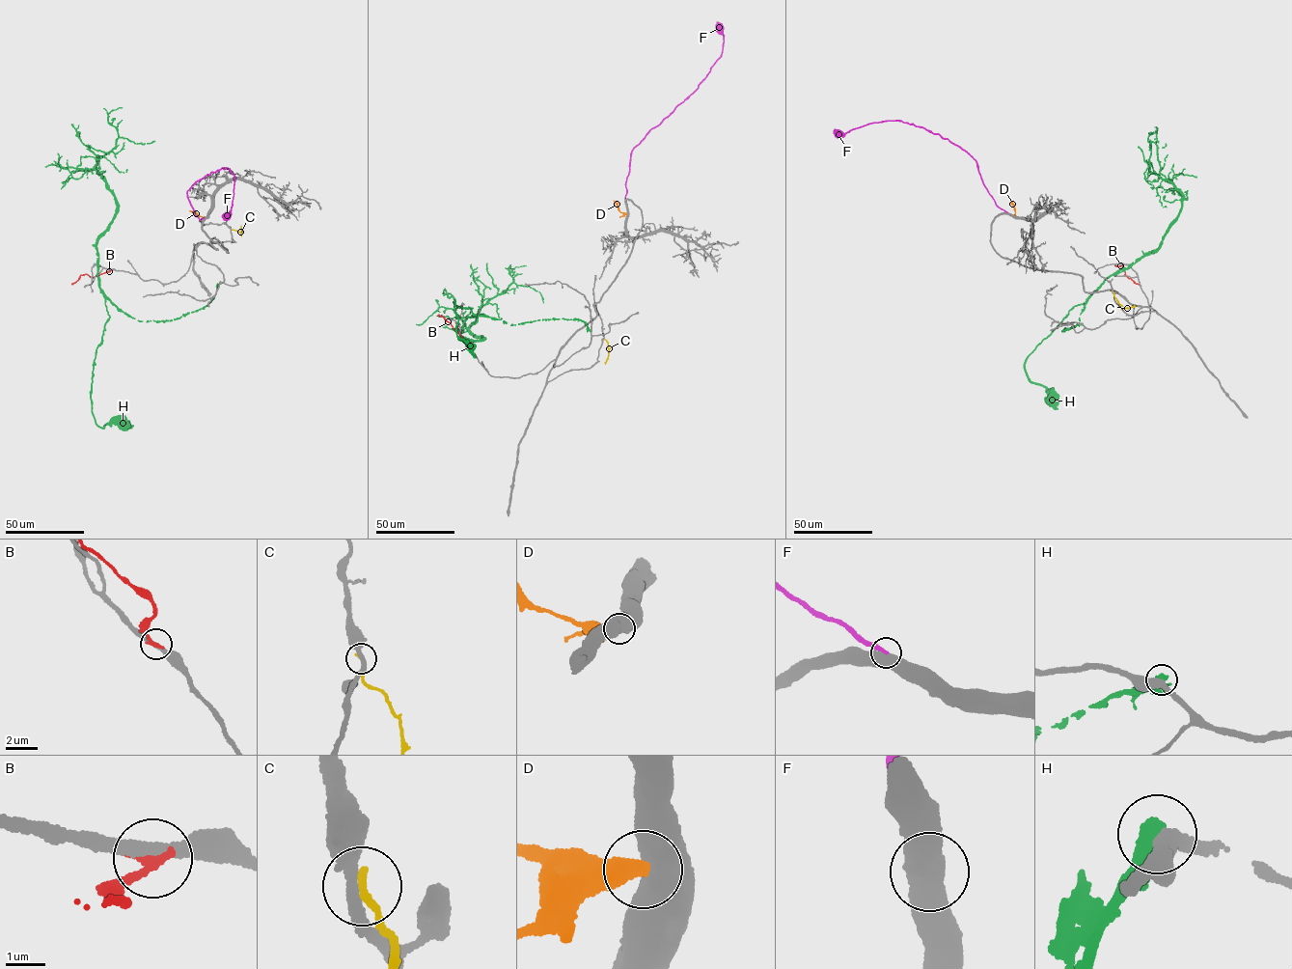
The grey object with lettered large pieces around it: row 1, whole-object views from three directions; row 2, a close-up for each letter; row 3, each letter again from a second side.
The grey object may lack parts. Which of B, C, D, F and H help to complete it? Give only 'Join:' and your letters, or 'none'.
Join: F

